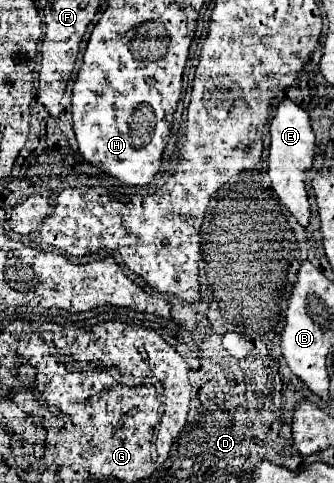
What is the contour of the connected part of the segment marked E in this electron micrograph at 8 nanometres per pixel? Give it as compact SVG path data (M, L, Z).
M284 100L270 122L270 152L268 152L268 174L272 180L272 188L292 212L292 216L306 228L310 222L310 204L306 192L306 172L312 168L312 160L316 154L316 138L312 132L312 124L308 112L298 104Z

